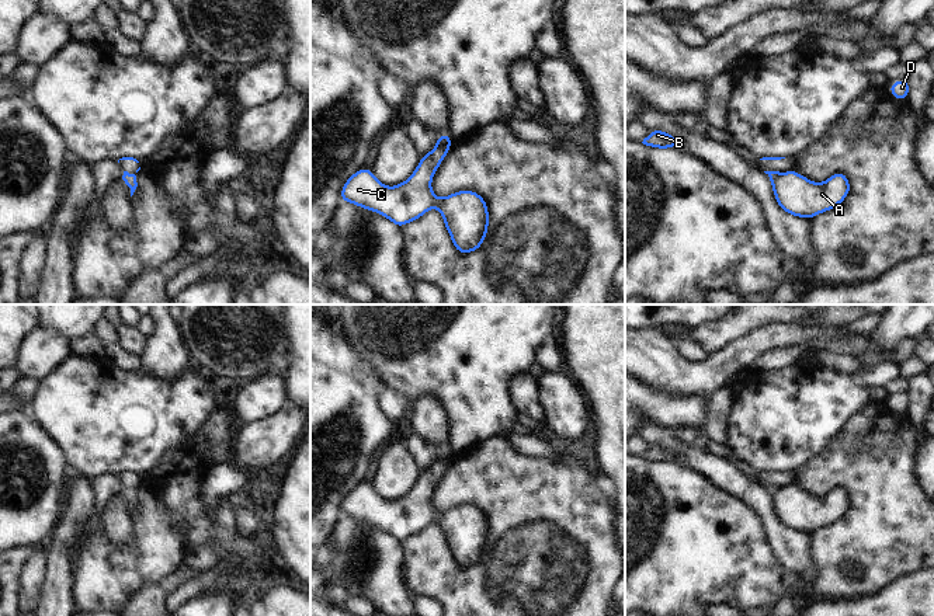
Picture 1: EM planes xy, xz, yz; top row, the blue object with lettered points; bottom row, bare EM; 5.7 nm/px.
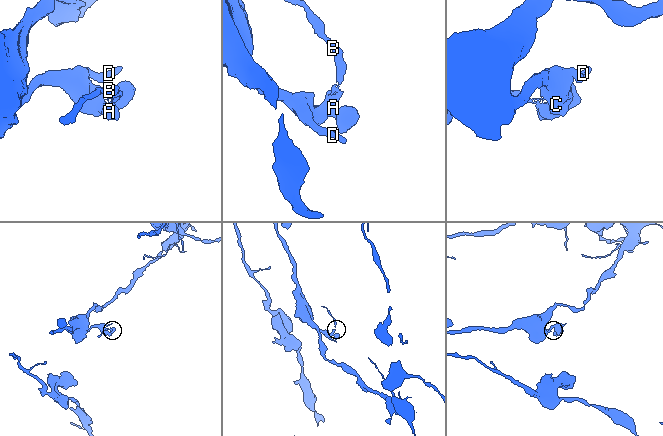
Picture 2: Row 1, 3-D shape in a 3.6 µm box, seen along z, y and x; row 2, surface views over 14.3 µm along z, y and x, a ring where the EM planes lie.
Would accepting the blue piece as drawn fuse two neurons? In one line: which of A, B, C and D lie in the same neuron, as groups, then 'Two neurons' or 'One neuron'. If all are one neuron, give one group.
Groups: A C D / B. Two neurons

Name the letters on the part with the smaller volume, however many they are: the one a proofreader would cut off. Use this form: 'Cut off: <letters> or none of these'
Cut off: B

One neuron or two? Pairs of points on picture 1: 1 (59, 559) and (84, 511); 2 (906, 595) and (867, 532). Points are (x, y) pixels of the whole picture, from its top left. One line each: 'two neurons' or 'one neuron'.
1: one neuron
2: two neurons

